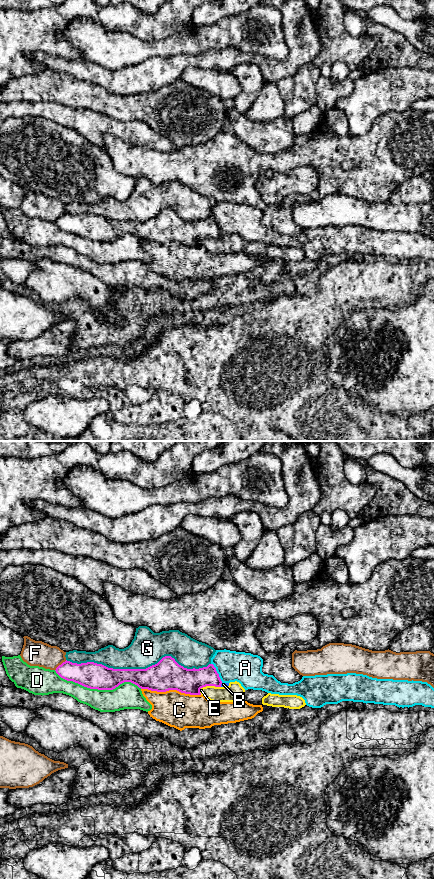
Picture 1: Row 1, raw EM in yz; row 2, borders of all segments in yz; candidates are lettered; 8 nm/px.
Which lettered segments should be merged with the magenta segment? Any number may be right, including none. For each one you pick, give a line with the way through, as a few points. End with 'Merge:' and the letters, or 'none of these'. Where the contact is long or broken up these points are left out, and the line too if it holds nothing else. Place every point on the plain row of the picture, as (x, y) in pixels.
Merge: none of these

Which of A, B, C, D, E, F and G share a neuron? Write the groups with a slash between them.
A / B E / C / D / F / G

